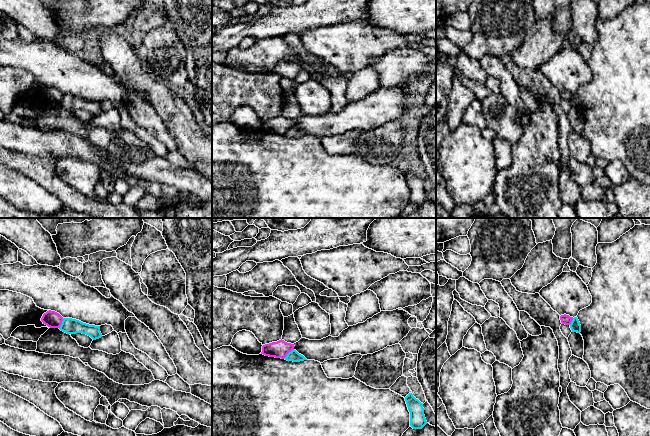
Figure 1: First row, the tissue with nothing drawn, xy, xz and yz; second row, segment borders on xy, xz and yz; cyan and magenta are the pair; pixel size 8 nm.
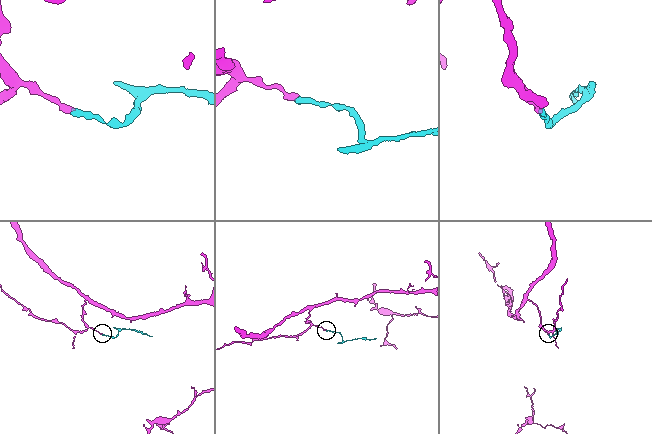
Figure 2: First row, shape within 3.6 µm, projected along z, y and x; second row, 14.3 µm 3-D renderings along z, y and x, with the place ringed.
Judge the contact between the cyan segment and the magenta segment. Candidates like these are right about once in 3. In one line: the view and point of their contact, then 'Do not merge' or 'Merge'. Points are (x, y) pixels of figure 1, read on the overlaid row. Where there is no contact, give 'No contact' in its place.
Touches cyan at xz (288, 353). Do not merge

